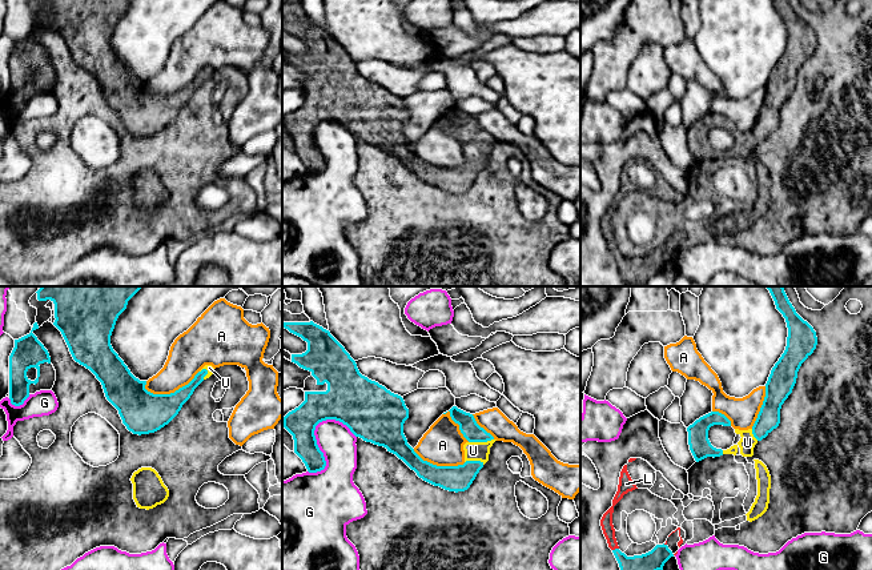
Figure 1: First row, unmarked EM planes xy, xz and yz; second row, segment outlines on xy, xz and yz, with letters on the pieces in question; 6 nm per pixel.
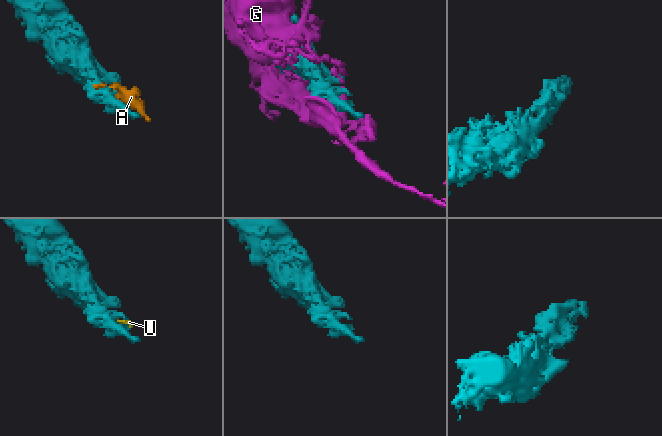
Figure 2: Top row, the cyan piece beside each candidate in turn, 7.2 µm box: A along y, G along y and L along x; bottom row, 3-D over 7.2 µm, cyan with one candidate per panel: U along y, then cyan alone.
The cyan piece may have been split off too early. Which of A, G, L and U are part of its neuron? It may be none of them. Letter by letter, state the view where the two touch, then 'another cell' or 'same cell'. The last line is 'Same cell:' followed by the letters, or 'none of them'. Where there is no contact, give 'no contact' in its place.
A: meets cyan in xy; another cell
G: meets cyan in xz; another cell
L: meets cyan in yz; same cell
U: meets cyan in xz; same cell
Same cell: L, U

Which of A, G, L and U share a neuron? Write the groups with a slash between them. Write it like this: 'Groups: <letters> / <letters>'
Groups: A G / L U

